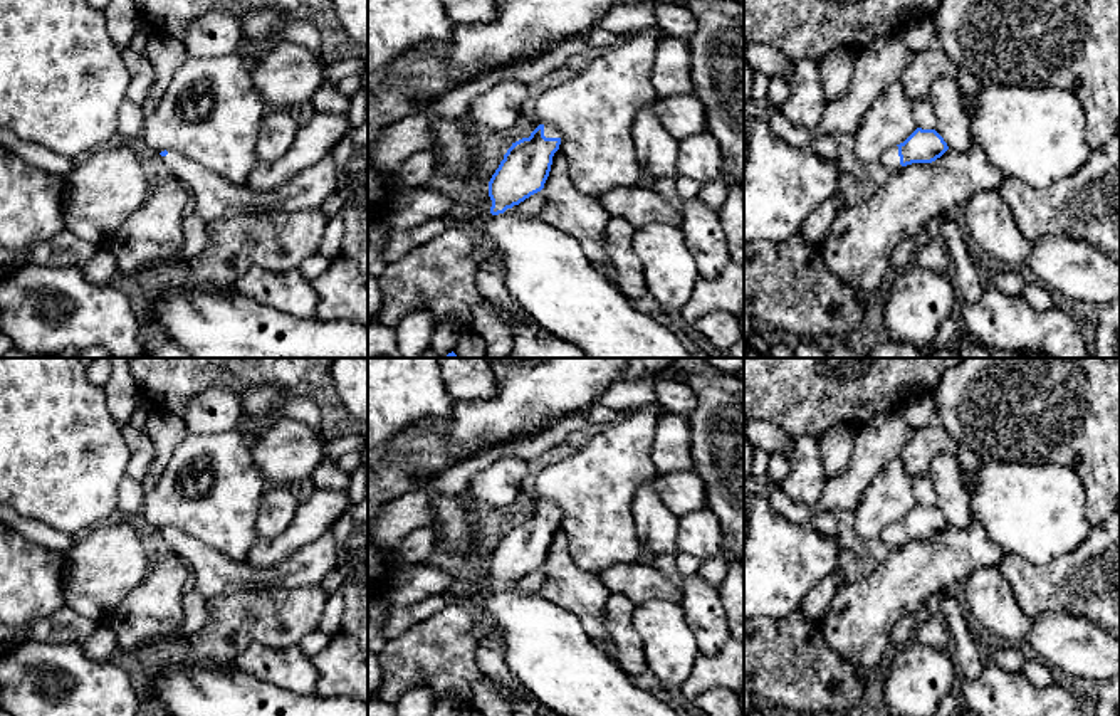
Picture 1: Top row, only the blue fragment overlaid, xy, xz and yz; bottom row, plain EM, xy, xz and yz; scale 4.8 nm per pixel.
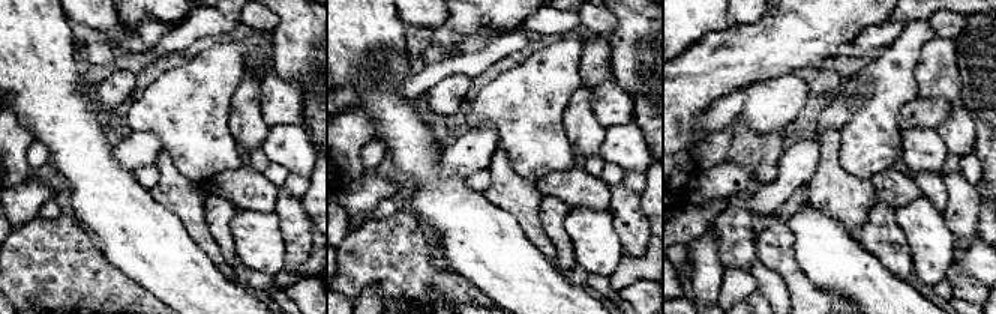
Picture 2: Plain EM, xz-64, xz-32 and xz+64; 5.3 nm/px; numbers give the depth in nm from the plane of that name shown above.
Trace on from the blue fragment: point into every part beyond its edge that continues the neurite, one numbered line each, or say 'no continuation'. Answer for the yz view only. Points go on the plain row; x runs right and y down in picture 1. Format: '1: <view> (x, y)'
1: yz (890, 535)

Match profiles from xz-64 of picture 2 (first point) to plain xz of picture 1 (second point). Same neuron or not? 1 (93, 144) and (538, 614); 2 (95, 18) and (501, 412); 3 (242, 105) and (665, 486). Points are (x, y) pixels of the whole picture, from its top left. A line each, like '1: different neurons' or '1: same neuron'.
1: same neuron
2: different neurons
3: different neurons

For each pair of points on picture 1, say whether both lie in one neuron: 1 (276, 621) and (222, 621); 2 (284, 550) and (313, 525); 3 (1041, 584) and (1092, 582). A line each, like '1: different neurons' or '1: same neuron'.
1: same neuron
2: same neuron
3: same neuron

